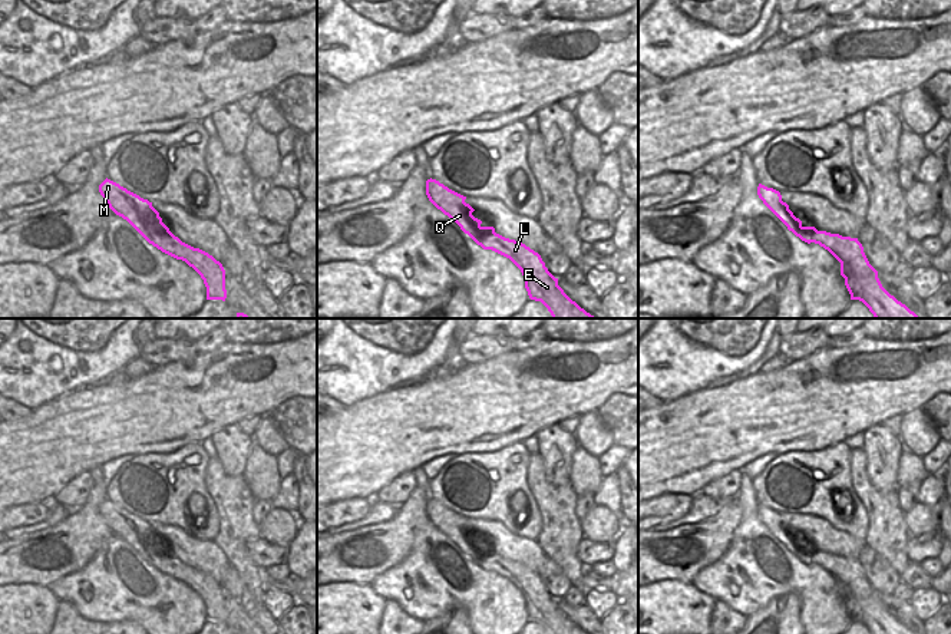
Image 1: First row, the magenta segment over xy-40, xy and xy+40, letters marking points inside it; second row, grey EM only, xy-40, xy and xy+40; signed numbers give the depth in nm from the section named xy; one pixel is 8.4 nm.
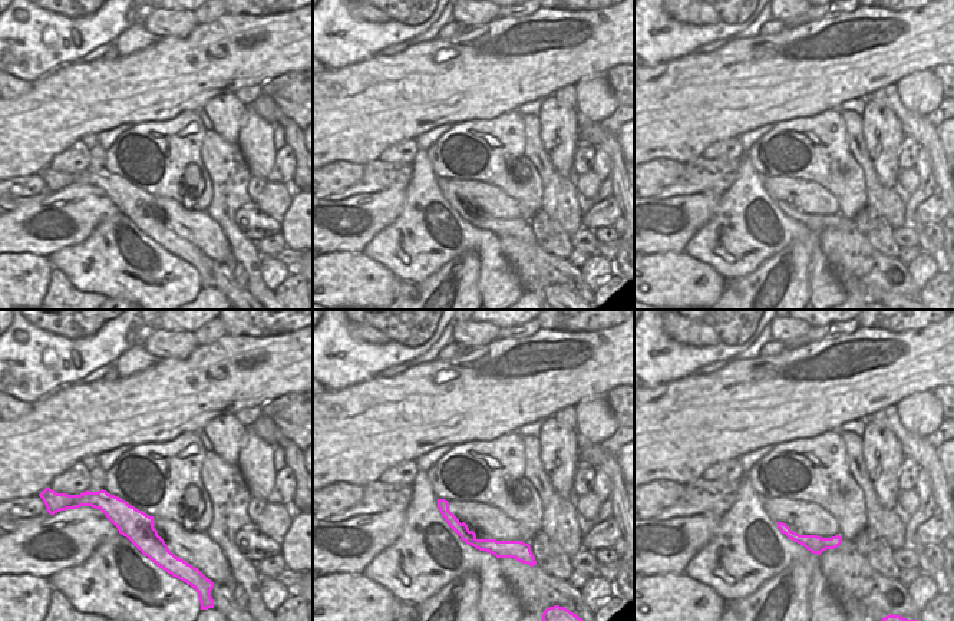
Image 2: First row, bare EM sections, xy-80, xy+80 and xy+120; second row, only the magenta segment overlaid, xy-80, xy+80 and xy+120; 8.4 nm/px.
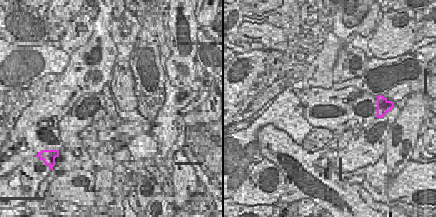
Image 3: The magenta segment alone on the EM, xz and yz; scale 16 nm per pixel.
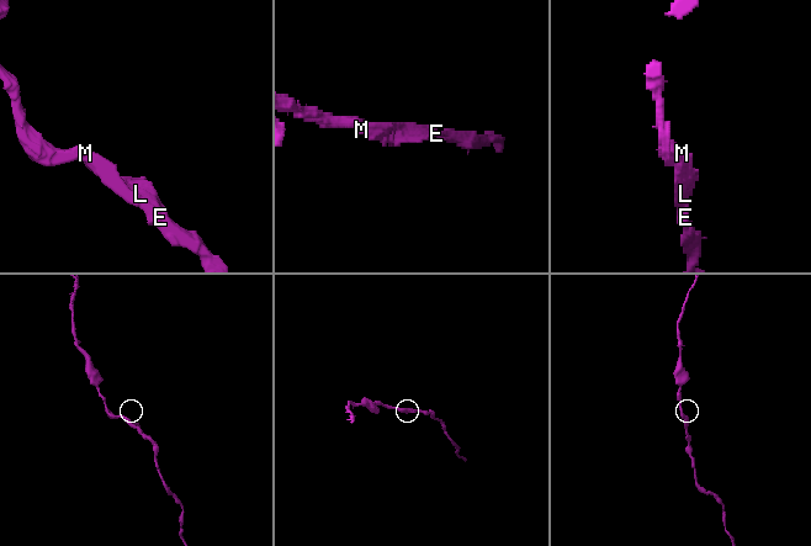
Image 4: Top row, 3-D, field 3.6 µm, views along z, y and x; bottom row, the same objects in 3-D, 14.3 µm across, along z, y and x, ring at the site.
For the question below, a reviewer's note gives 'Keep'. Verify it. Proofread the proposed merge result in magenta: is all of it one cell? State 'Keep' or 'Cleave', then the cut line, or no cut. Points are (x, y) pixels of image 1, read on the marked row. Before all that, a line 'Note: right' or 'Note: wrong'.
Note: right
Keep. No split.

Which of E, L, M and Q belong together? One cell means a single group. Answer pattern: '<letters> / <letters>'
E L M Q

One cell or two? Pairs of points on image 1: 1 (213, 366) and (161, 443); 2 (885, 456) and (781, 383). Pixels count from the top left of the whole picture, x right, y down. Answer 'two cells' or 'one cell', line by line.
1: one cell
2: two cells

